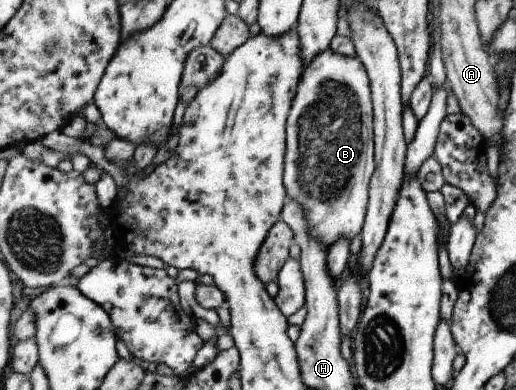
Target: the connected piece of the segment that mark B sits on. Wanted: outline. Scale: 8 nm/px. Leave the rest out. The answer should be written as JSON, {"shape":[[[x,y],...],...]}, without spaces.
{"shape":[[[332,49],[319,53],[308,64],[303,71],[303,77],[299,81],[299,88],[295,100],[292,102],[291,112],[287,119],[287,155],[285,160],[284,183],[287,189],[287,195],[290,200],[297,201],[305,210],[305,218],[309,227],[309,232],[313,238],[316,238],[326,248],[330,249],[338,241],[343,238],[348,240],[354,239],[356,235],[361,235],[365,220],[367,219],[367,207],[371,199],[370,187],[371,179],[375,175],[377,163],[375,160],[375,111],[373,106],[373,97],[371,92],[371,78],[363,64],[363,61],[358,57],[345,56]]]}

